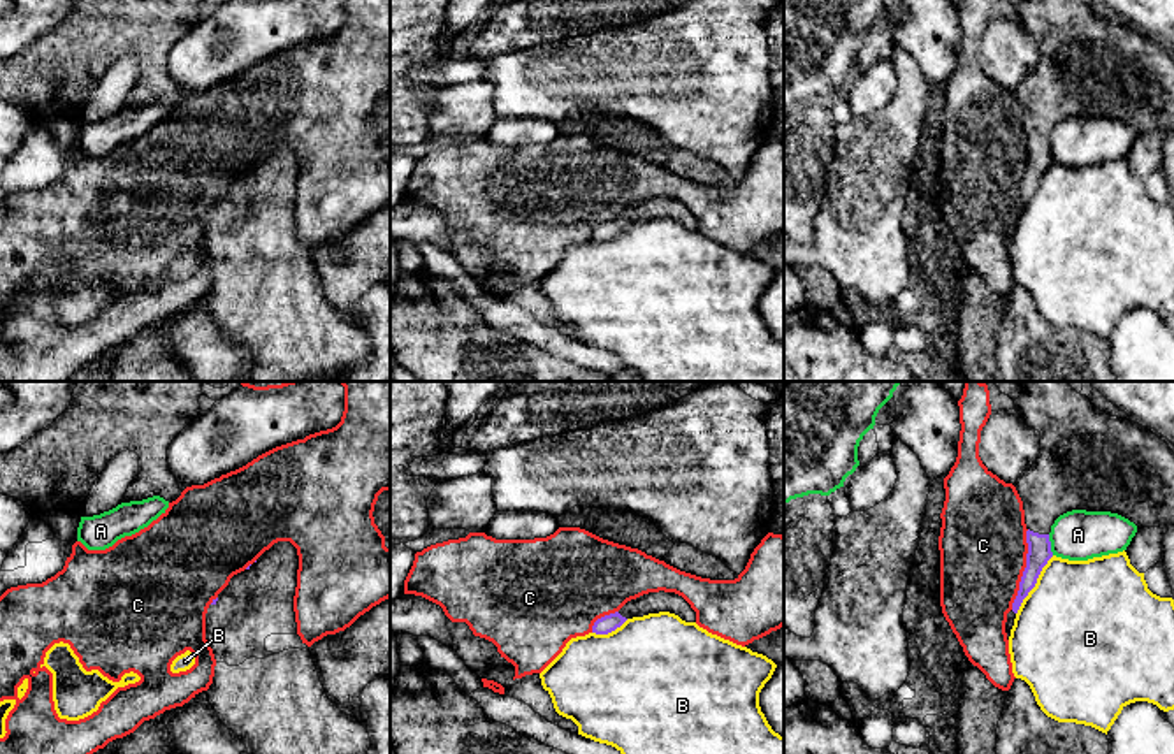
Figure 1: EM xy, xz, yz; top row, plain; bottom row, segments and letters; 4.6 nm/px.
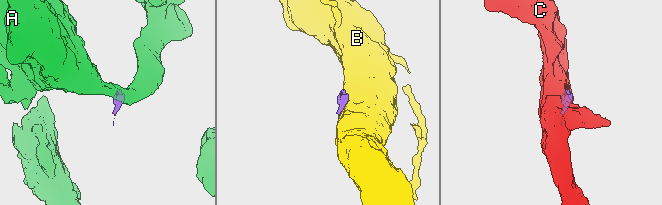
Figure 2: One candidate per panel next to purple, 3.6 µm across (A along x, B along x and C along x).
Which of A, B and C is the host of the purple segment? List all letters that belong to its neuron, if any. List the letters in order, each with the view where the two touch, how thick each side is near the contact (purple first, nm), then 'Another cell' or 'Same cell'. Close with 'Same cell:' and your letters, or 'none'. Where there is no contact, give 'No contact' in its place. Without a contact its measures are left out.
A: Touches purple in yz. Thickness 110 nm (purple) against 240 nm. Another cell
B: Touches purple in yz. Thickness 110 nm (purple) against 500 nm. Another cell
C: Touches purple in yz. Thickness 110 nm (purple) against 400 nm. Another cell
Same cell: none

